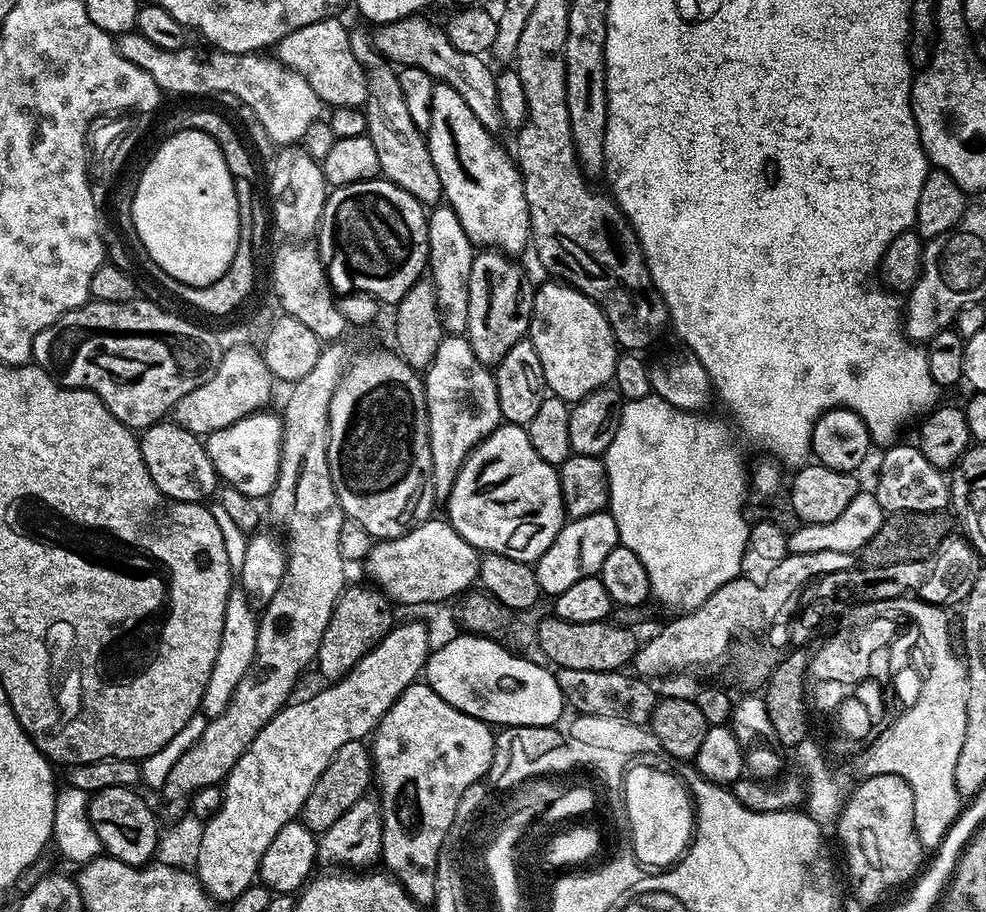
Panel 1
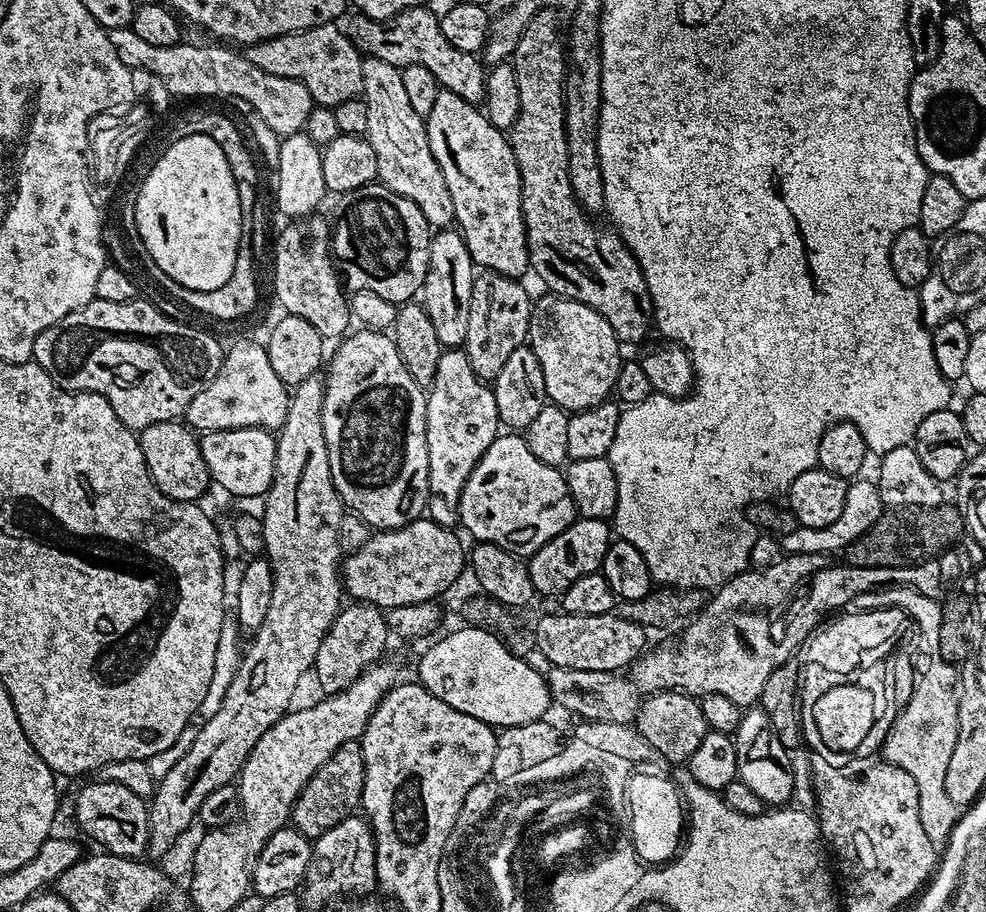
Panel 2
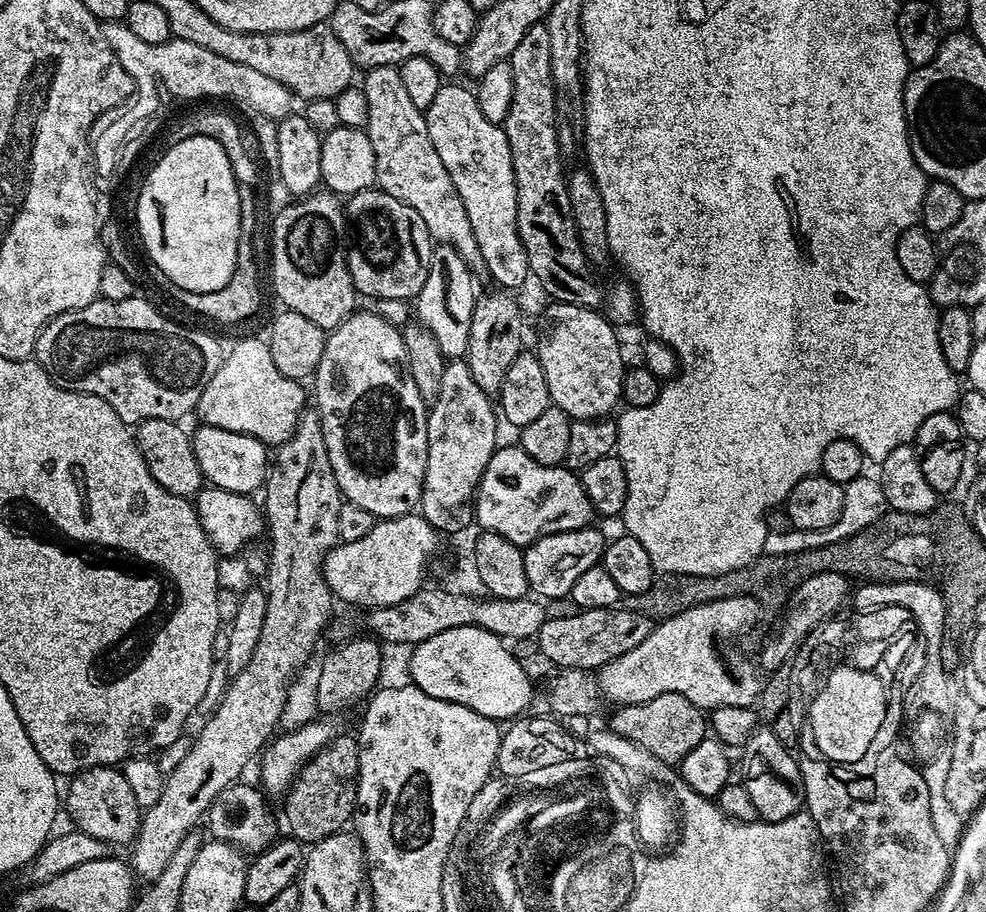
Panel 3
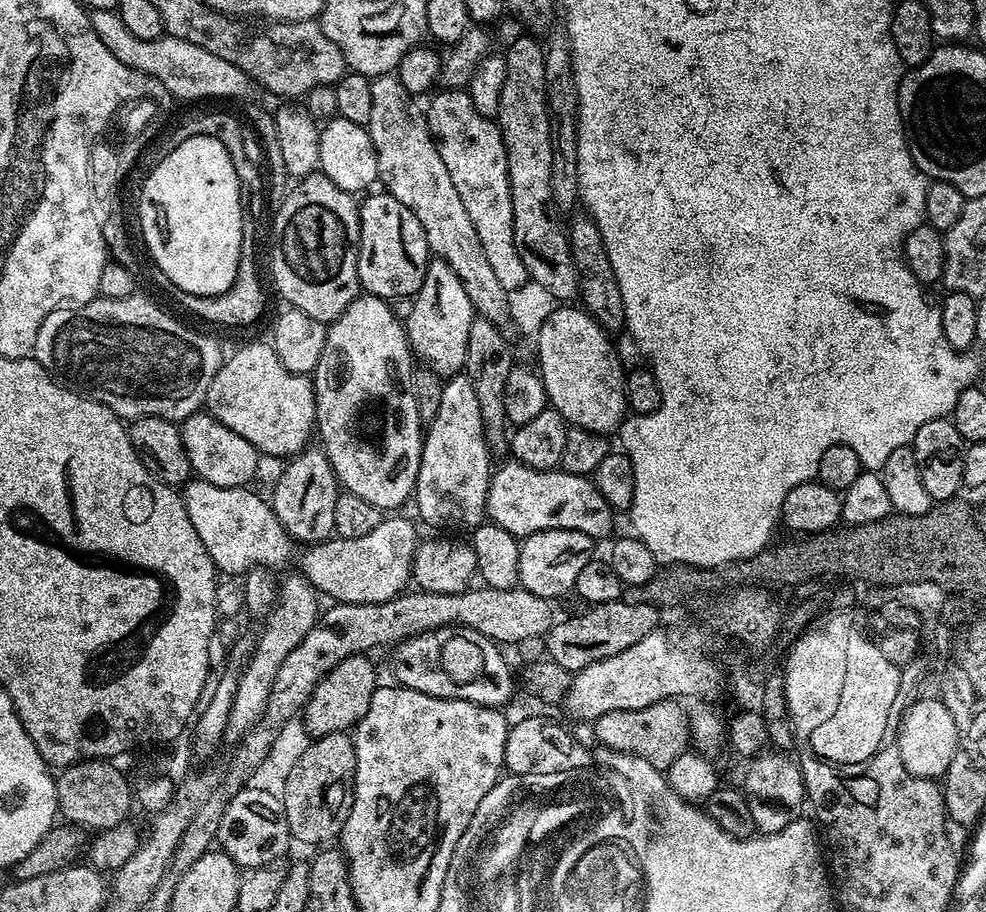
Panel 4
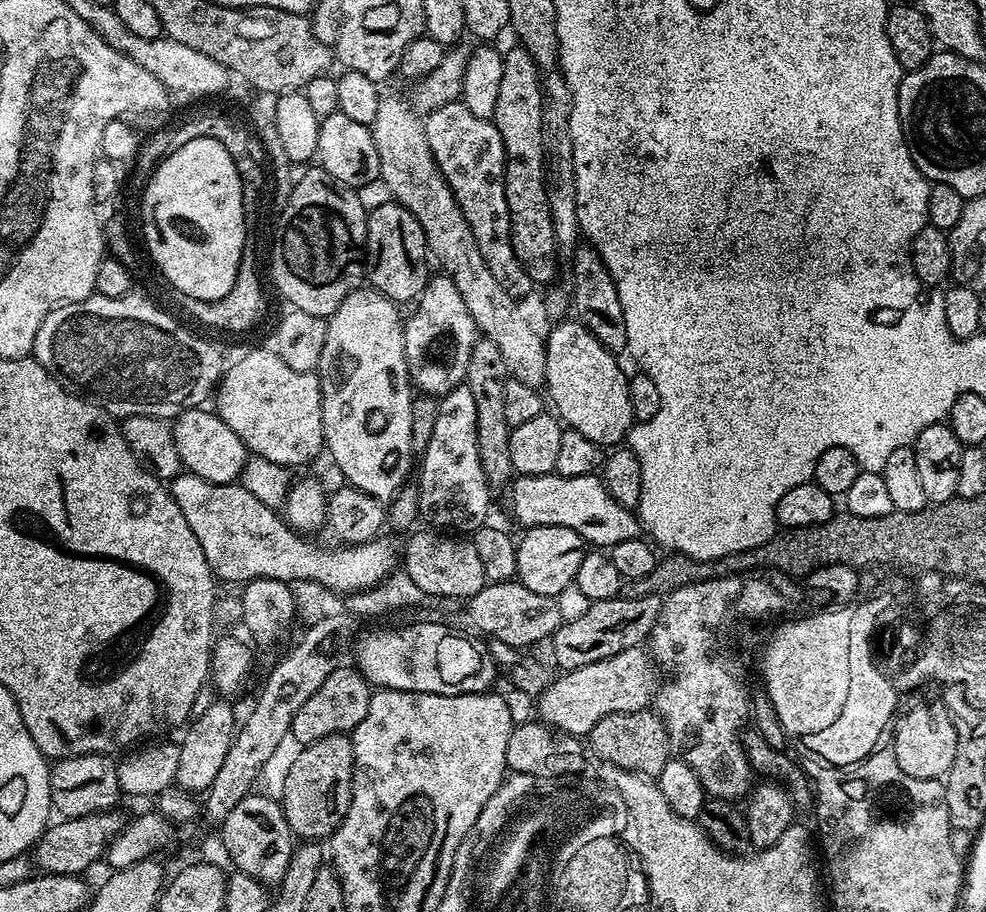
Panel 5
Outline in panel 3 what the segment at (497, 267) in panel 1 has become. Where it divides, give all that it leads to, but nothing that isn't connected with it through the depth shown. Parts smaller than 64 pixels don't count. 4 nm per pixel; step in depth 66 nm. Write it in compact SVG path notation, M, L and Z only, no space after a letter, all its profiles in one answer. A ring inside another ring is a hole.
M495 290L477 295L474 314L470 318L470 338L466 363L470 366L470 374L474 374L474 382L487 394L495 397L502 386L502 378L506 378L506 370L510 370L510 362L518 358L525 347L524 320L520 317L520 304L513 293L508 290Z

